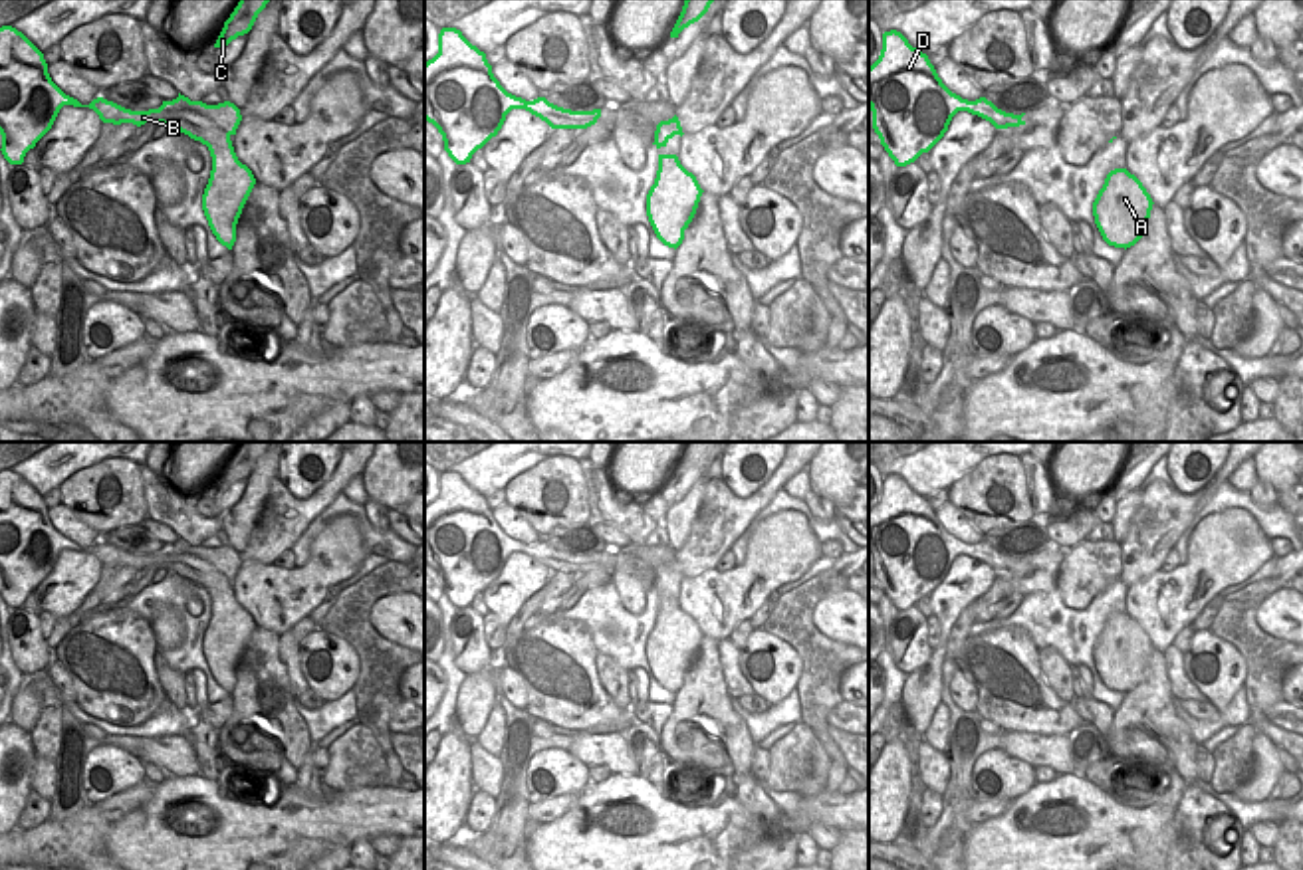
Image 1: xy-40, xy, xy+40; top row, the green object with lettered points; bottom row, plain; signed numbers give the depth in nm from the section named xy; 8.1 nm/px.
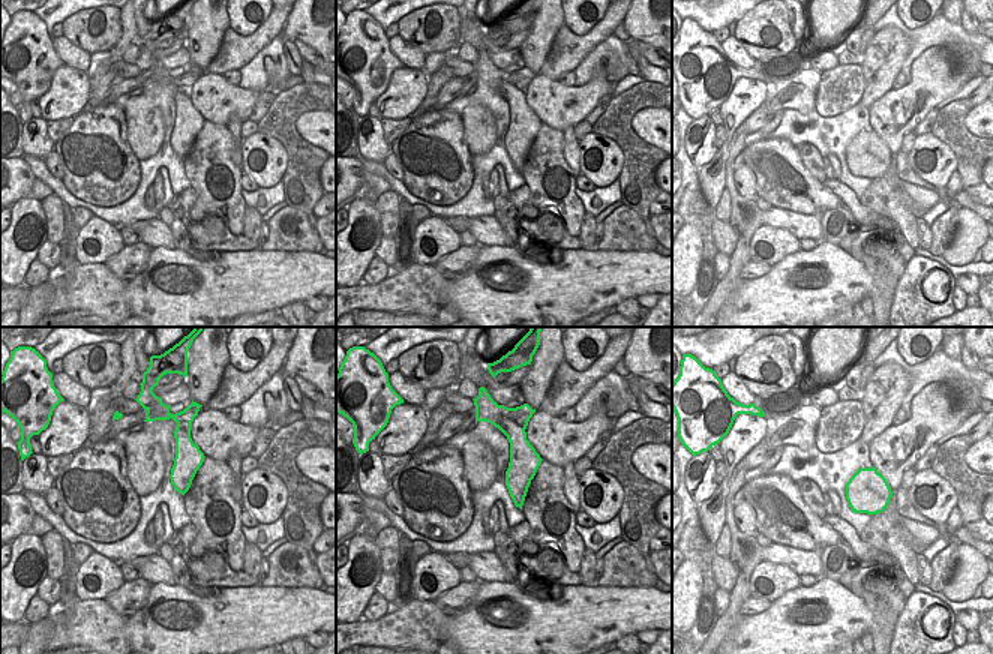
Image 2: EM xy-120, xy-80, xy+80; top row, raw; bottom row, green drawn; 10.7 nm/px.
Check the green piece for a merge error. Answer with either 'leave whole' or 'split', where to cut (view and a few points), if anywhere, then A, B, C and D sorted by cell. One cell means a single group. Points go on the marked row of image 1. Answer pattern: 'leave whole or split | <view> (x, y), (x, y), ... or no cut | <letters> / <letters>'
split | xy+40 (986, 100), (972, 113) | A B C / D

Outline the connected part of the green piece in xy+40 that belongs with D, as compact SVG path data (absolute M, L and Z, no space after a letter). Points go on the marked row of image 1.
M900 32L883 34L881 55L869 67L869 107L873 129L896 166L906 166L928 153L944 137L958 111L974 113L984 103L986 97L968 101L952 93L938 77L928 55L912 48Z

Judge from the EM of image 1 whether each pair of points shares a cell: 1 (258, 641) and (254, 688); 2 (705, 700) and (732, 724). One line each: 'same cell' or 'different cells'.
1: same cell
2: same cell

